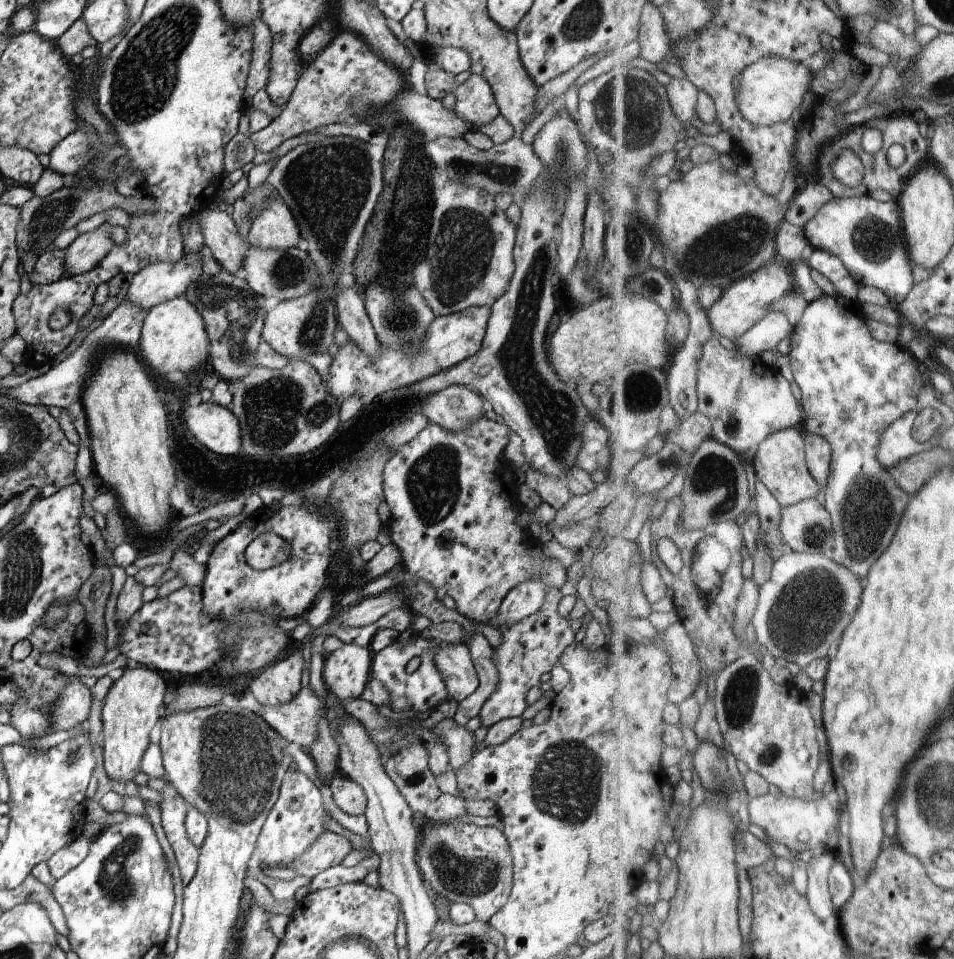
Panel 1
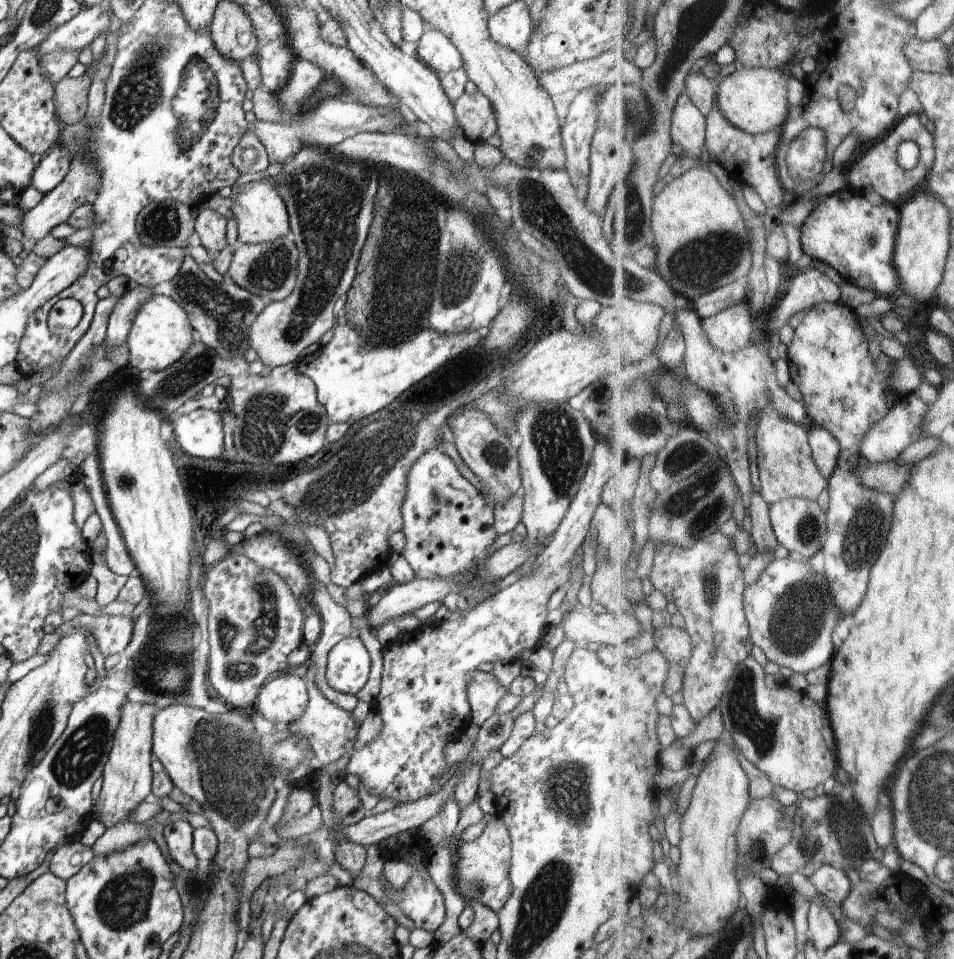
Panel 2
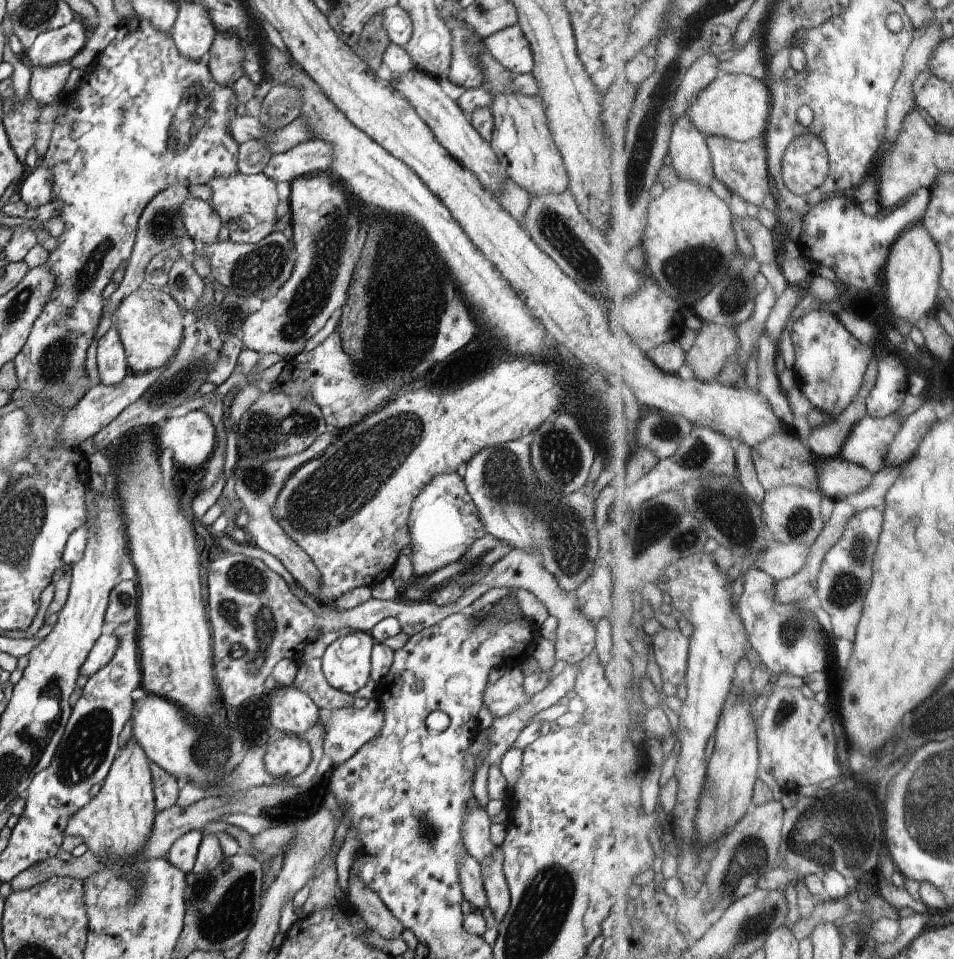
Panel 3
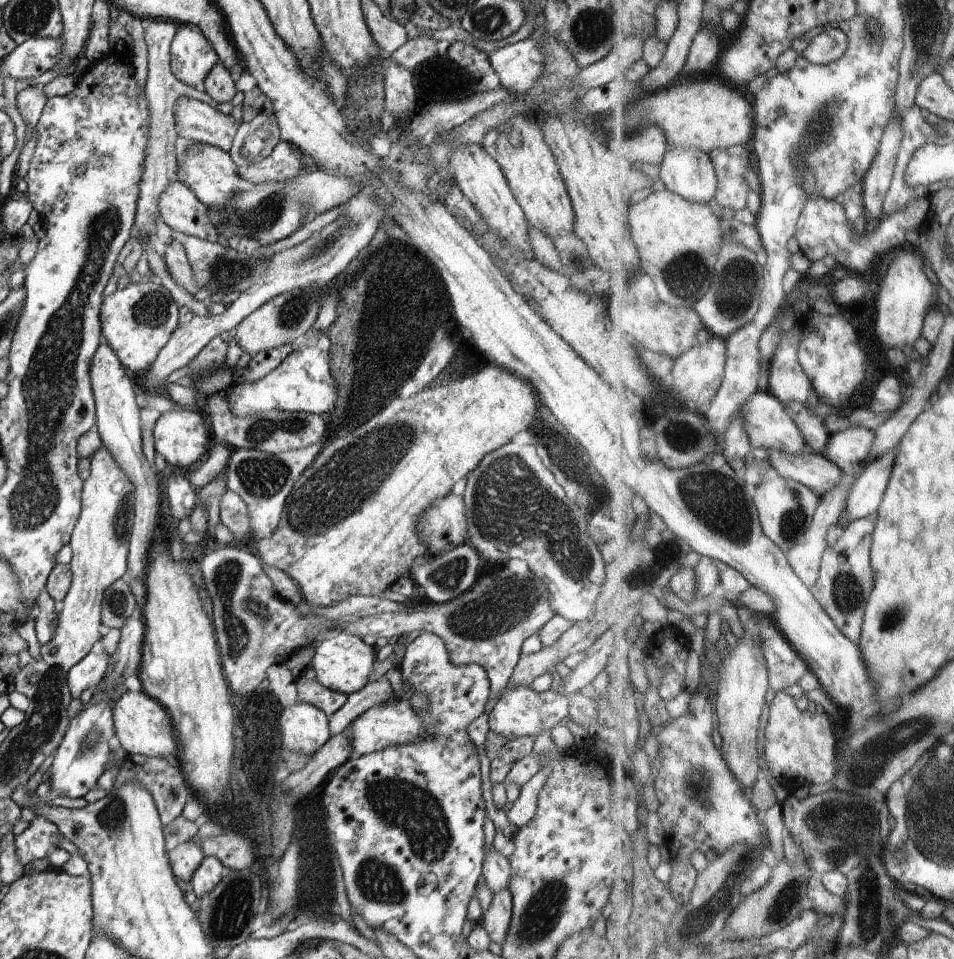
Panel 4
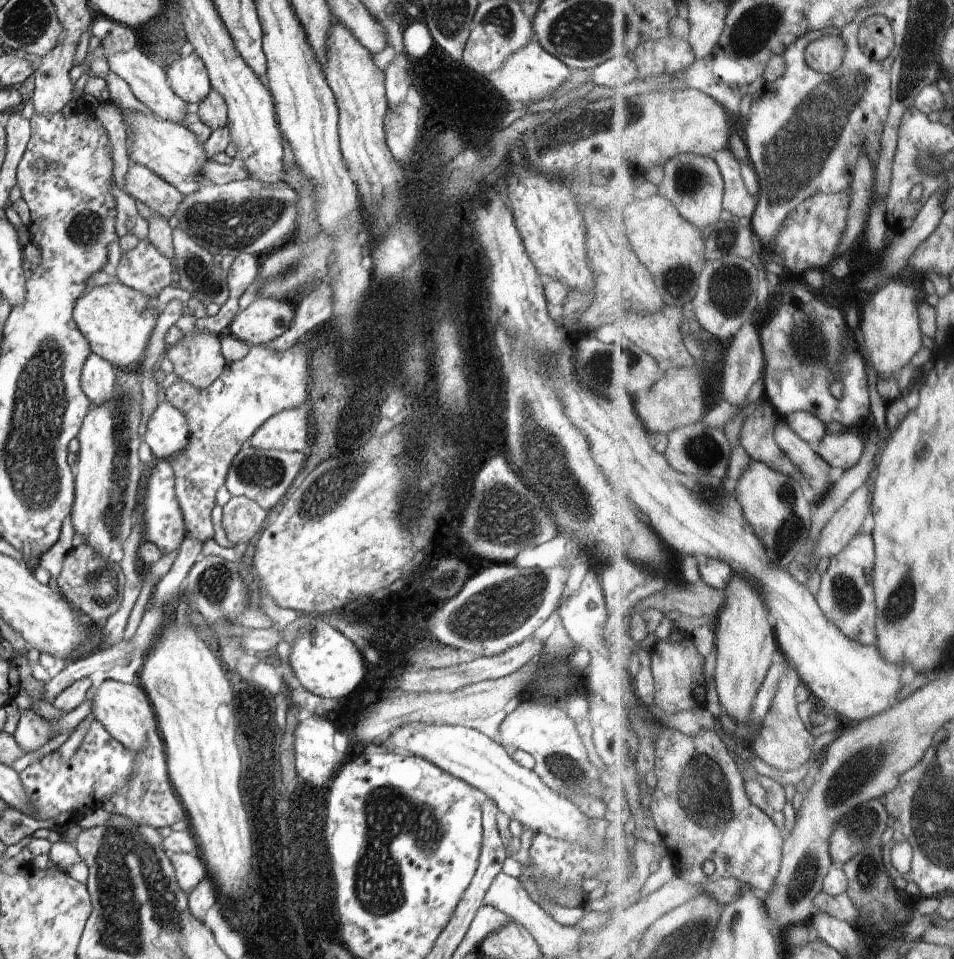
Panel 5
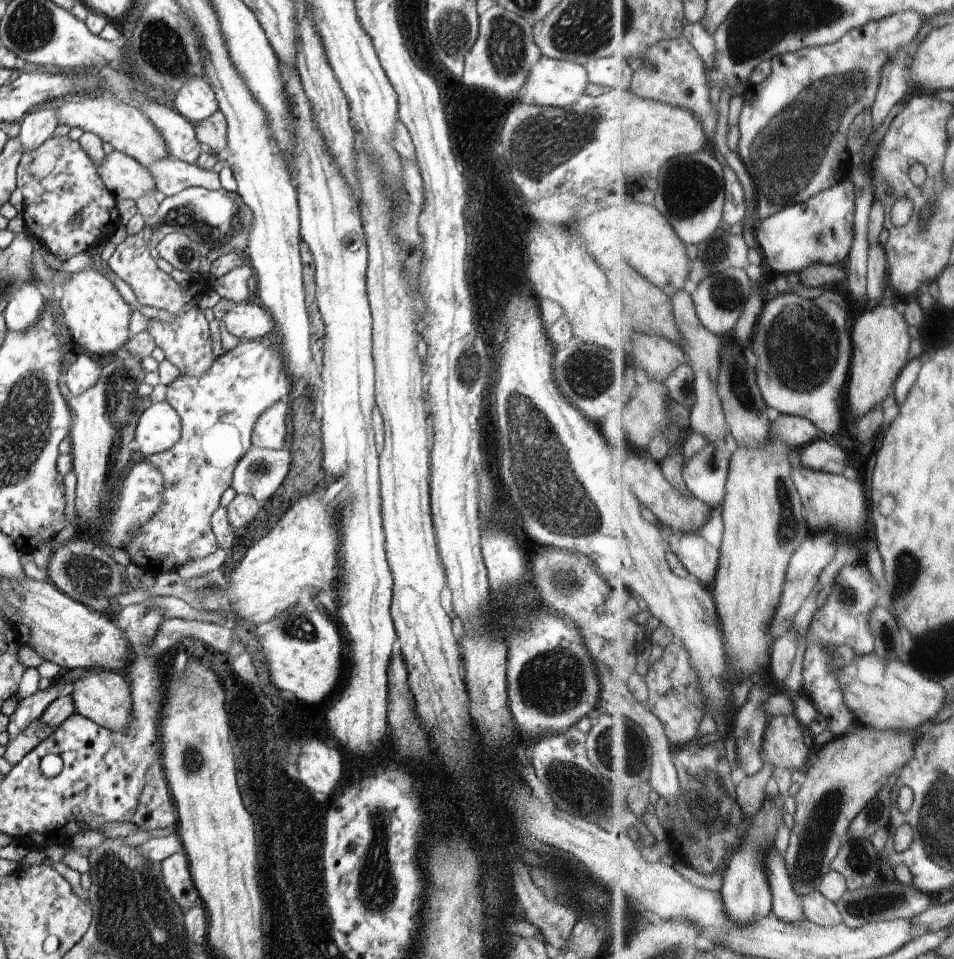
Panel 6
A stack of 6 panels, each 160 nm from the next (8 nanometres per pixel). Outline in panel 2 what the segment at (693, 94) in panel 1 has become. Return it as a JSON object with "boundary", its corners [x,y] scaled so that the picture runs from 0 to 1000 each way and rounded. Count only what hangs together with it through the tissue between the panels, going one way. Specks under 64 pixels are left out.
{"boundary":[[[721,95],[712,102],[705,124],[708,148],[715,150],[718,161],[735,163],[742,152],[743,123]]]}

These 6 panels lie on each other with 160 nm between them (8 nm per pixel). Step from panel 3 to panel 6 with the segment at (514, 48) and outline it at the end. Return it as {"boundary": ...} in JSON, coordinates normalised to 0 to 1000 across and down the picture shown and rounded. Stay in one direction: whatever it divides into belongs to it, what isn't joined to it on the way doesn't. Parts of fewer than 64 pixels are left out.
{"boundary":[[[568,57],[556,70],[549,88],[545,91],[540,106],[552,106],[556,109],[571,112],[590,112],[604,107],[613,98],[614,89],[618,87],[611,68],[597,64],[578,62]]]}

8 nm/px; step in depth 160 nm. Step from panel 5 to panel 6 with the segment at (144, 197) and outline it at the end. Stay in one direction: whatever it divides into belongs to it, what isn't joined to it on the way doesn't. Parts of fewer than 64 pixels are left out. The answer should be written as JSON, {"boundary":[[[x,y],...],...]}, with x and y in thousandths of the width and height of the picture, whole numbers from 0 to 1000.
{"boundary":[[[119,156],[112,161],[104,173],[103,181],[123,209],[144,210],[160,201],[169,212],[175,205],[164,196],[162,186],[155,175],[129,158]]]}

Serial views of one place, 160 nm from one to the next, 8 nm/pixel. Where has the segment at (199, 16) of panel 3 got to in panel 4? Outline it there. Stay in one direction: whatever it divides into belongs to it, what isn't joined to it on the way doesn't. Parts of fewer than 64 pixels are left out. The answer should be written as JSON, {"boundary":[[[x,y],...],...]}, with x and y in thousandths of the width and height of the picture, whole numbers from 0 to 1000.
{"boundary":[[[198,25],[187,27],[179,44],[179,74],[190,87],[195,89],[195,93],[210,92],[216,78],[229,64],[230,58],[208,28]]]}

